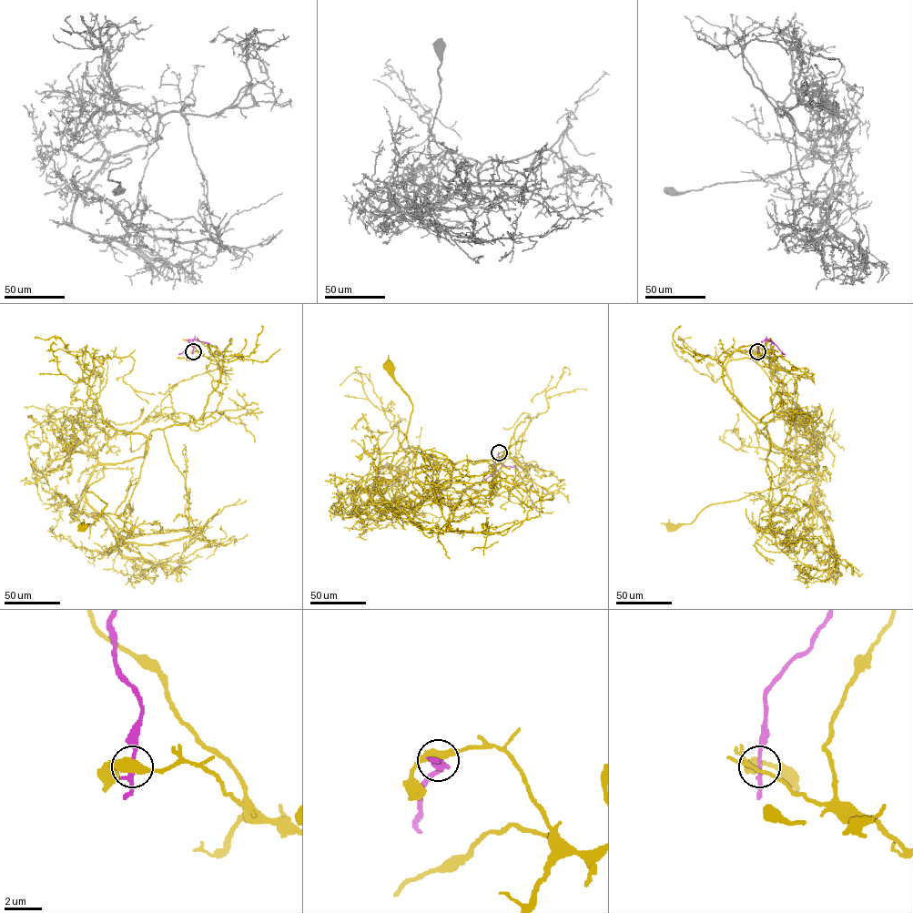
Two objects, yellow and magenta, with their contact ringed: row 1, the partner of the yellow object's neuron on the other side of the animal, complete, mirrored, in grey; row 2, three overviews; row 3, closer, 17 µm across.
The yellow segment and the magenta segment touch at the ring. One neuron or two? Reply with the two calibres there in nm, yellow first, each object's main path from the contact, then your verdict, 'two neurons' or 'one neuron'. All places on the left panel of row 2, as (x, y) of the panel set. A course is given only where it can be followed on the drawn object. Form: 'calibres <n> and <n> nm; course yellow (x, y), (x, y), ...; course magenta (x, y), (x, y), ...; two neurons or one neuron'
calibres 480 and 220 nm; course yellow (193, 351), (223, 357), (204, 413), (153, 430), (144, 456), (105, 464), (85, 488), (106, 504), (83, 527); course magenta (193, 351), (192, 340), (188, 339), (189, 346), (179, 355); two neurons

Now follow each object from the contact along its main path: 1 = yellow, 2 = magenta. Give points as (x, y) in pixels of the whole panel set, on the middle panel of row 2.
1: (499, 452), (518, 452), (529, 418), (503, 454), (459, 461), (410, 512), (390, 467), (412, 404), (388, 364)
2: (499, 452), (494, 463), (495, 471), (485, 481)

